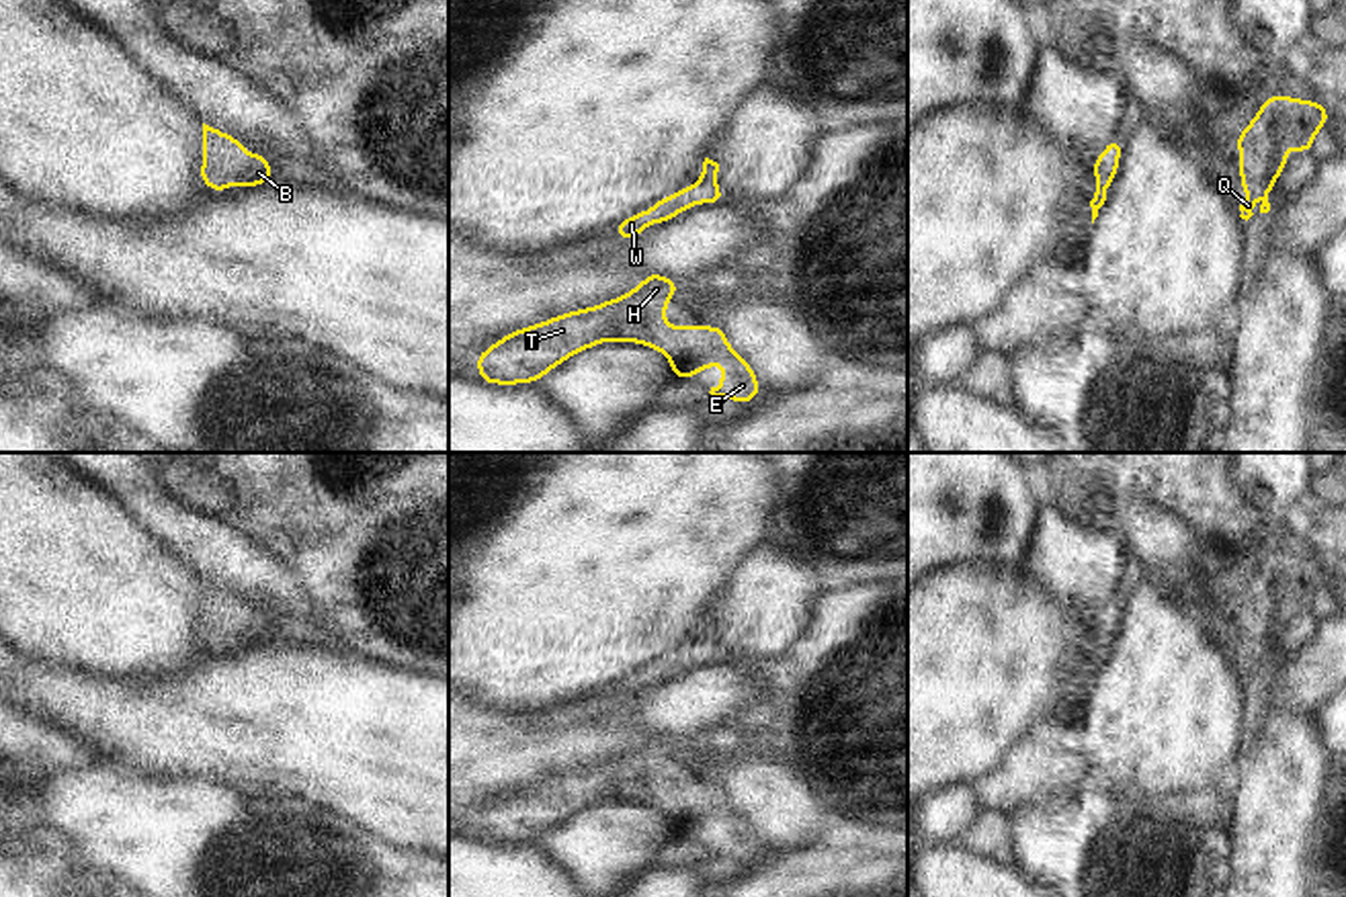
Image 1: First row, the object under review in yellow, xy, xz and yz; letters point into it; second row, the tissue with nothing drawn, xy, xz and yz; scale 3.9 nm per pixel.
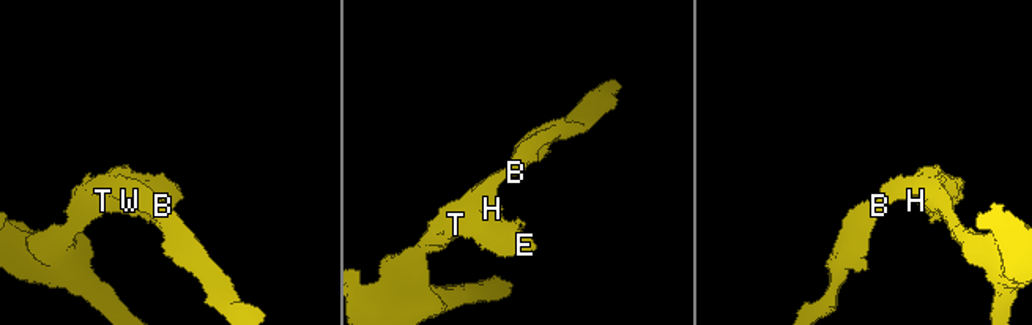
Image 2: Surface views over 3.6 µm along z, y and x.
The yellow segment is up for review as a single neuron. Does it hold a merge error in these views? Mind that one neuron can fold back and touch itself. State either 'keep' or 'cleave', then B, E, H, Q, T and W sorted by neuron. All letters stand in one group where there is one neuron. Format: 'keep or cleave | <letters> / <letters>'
keep | B E H Q T W

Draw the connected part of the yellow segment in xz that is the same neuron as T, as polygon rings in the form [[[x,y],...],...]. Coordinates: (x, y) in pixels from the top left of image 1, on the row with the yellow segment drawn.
[[[660,272],[621,297],[594,307],[572,309],[545,322],[518,328],[479,352],[473,362],[488,385],[537,383],[555,367],[602,342],[635,342],[662,352],[674,381],[692,379],[703,369],[723,362],[723,377],[711,397],[727,397],[738,405],[760,397],[760,379],[727,340],[721,326],[668,326],[668,301],[682,289]]]

